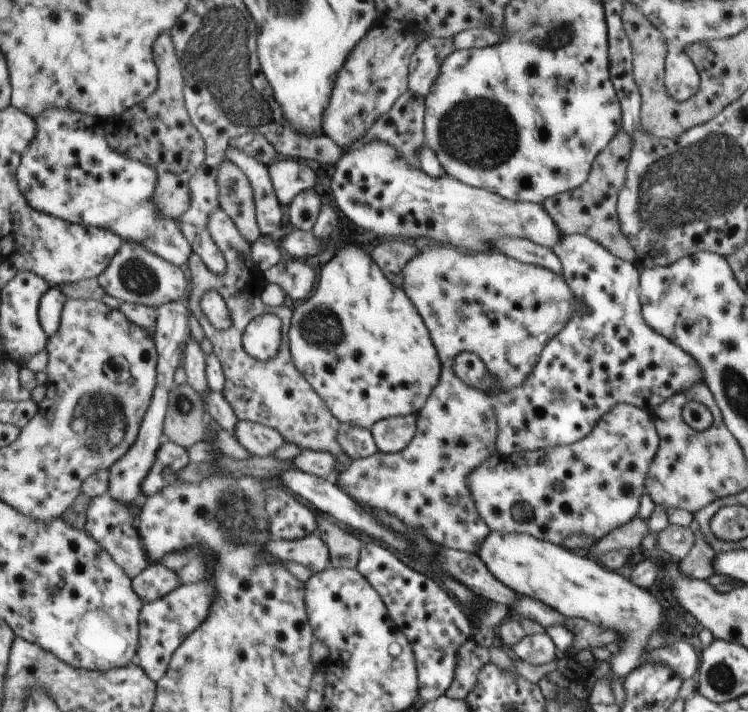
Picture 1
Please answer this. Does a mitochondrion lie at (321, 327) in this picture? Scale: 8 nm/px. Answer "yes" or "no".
yes

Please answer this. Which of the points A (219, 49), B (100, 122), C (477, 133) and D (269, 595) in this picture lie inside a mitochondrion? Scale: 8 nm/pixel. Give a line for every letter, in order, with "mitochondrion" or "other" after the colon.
A: mitochondrion
B: other
C: mitochondrion
D: other

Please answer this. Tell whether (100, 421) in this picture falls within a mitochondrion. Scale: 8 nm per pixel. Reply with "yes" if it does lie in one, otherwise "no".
yes

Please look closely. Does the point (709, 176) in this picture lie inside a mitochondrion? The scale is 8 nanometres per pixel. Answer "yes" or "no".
yes

